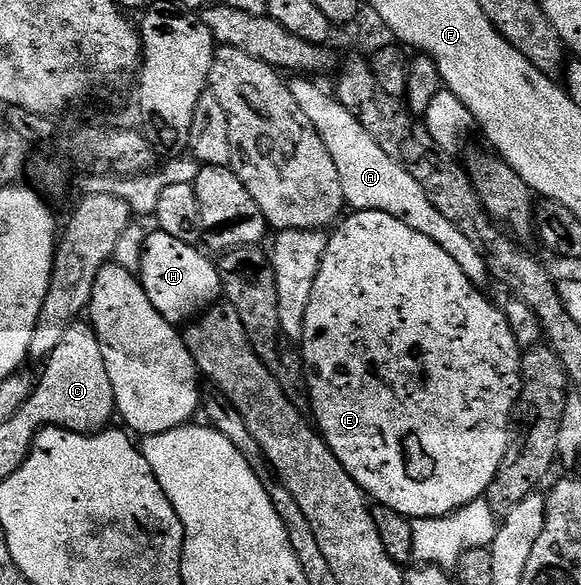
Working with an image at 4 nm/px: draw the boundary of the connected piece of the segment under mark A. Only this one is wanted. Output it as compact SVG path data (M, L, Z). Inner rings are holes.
M311 79L293 80L296 81L291 81L290 87L294 102L302 106L302 114L310 118L322 142L326 142L326 150L330 150L334 166L338 166L338 178L342 178L345 205L358 212L390 214L398 218L398 222L406 222L410 230L418 230L418 234L426 234L430 242L438 242L438 246L442 246L442 250L446 250L446 254L450 254L450 258L458 262L462 274L466 274L466 278L470 278L476 288L487 289L490 277L482 254L478 254L474 242L470 242L470 238L466 238L466 234L462 234L462 230L458 230L458 226L454 226L454 222L445 218L438 206L434 206L434 202L426 198L426 190L422 190L422 186L418 186L418 182L410 178L406 169L394 162L394 158L390 158L390 154L386 154L386 150L382 150L382 146L378 146L374 138L370 138L362 122L358 122L358 118L354 118L354 114L350 114L350 110L346 110L346 106L342 106L335 95L328 93L327 96L318 85L308 81Z

